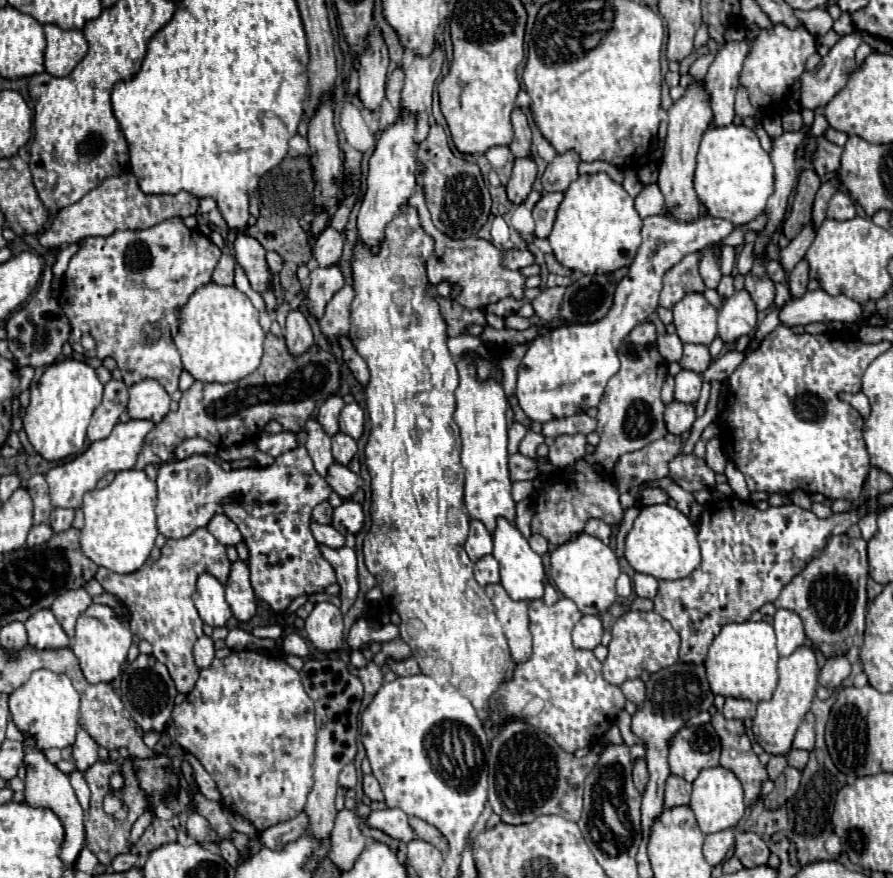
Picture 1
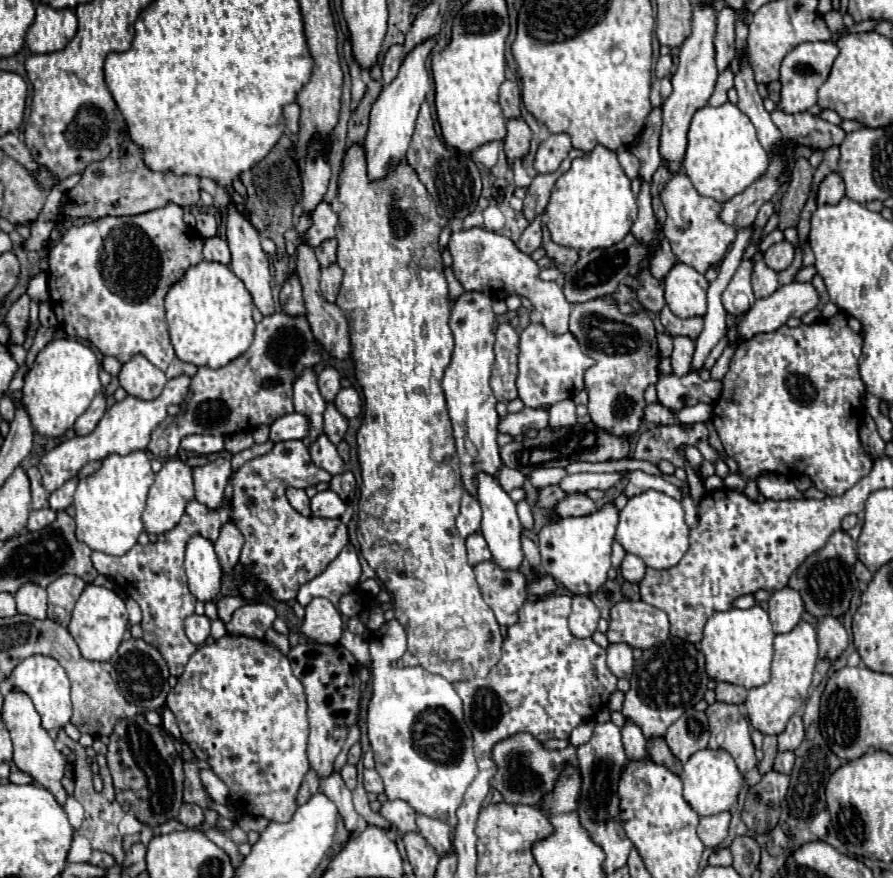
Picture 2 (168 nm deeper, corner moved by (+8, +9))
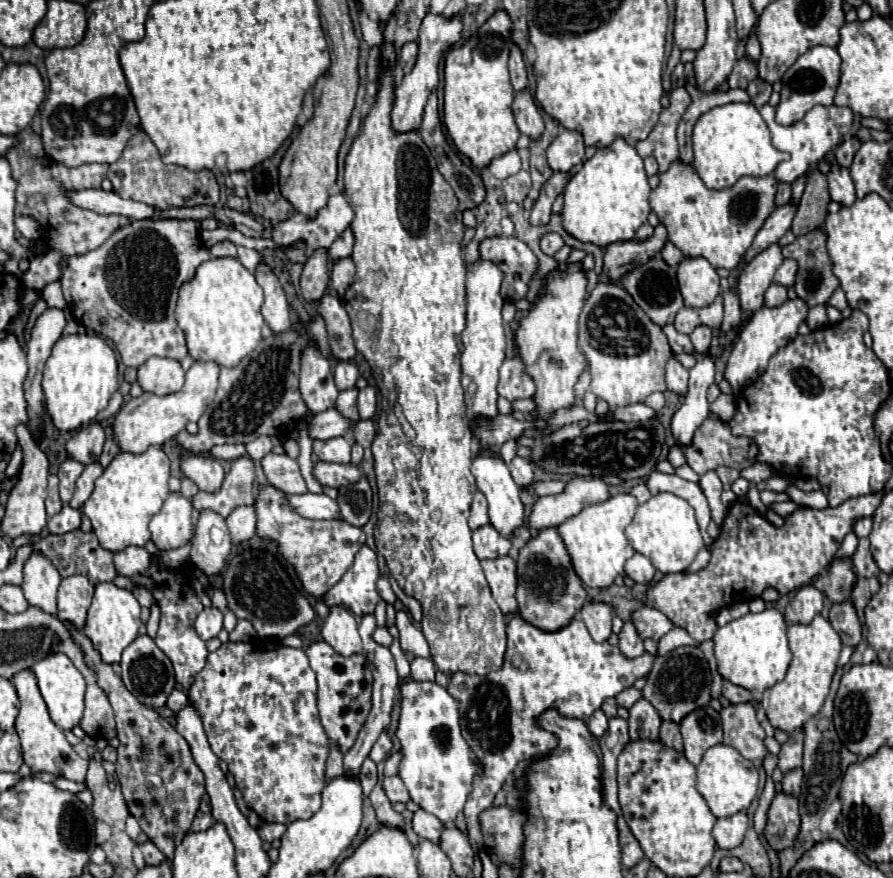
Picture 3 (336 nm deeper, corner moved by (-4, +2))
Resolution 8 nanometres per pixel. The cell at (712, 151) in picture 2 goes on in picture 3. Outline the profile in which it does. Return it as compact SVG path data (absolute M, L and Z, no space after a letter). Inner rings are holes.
M730 103L716 107L704 113L694 127L692 133L694 145L694 163L698 177L704 181L708 189L728 189L740 177L766 177L772 175L776 165L784 161L784 153L780 153L770 139L770 129L760 117L758 109L750 103Z

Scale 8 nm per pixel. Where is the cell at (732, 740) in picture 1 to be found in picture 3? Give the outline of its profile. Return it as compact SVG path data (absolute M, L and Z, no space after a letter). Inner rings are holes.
M750 703L728 705L722 707L720 717L724 725L724 743L740 751L748 761L760 765L768 755L768 749L764 745L764 729L756 721L754 707Z

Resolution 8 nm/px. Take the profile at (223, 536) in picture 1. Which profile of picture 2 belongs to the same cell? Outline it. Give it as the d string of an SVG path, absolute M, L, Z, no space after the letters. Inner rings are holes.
M216 458L216 460L210 460L206 466L192 468L196 500L206 504L208 508L218 508L230 474L232 474L230 460L226 458Z

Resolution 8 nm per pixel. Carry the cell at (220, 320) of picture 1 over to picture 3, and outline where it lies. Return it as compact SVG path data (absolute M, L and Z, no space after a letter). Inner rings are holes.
M222 257L202 263L196 269L194 279L180 287L180 297L176 305L176 321L184 329L188 353L196 361L214 361L220 367L236 367L262 341L260 329L264 325L264 317L260 313L260 307L262 307L262 289L256 283L254 275L238 259Z

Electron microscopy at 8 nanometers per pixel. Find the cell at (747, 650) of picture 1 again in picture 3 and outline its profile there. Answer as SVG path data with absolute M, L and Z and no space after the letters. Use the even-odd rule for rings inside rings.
M774 607L764 609L762 613L748 613L736 621L726 623L716 631L712 641L714 641L714 655L718 661L718 673L726 681L744 687L748 691L762 693L772 685L776 685L778 681L782 681L792 659L786 641L784 615Z

